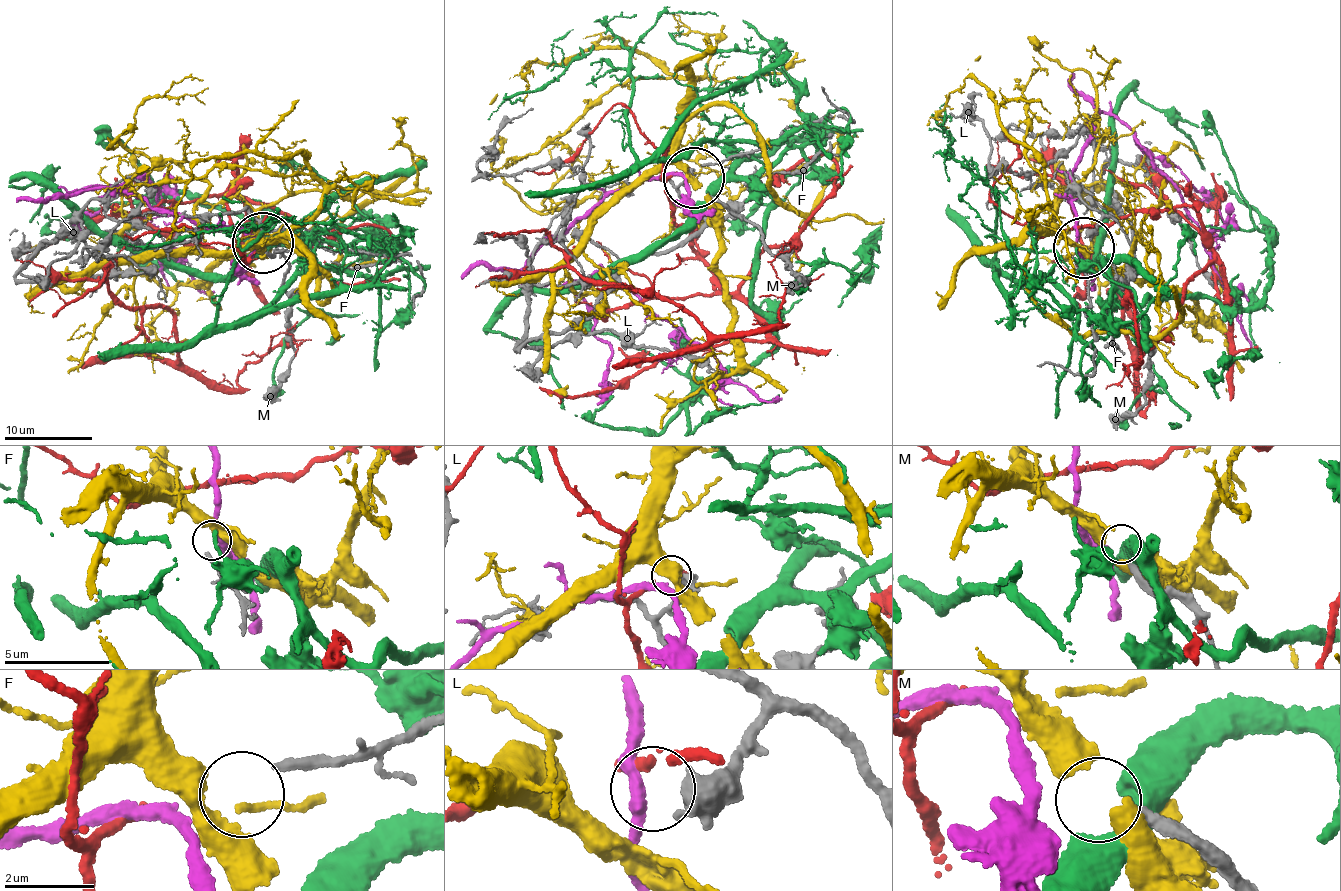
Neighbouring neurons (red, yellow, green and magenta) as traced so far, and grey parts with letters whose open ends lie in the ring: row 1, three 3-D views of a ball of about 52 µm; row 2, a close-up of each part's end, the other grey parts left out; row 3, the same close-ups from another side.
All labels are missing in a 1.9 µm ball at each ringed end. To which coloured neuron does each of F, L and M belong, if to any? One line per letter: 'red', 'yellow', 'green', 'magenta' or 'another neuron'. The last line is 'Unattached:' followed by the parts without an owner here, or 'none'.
F: another neuron
L: another neuron
M: another neuron
Unattached: F, L, M

